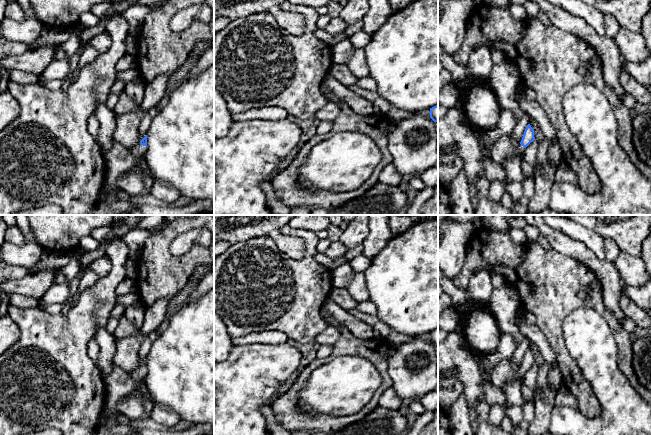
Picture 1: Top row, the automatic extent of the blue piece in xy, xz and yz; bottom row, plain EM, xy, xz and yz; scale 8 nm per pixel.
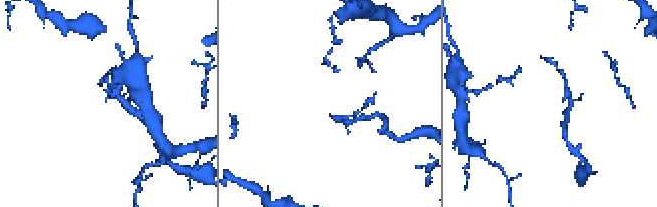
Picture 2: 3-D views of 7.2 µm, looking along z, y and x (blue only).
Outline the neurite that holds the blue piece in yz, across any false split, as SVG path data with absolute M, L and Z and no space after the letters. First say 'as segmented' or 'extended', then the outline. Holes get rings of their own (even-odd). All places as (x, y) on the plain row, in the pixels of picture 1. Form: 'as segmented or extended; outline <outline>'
extended; outline M530 348L526 351L522 364L518 369L517 376L510 379L501 390L504 392L510 406L521 406L523 404L522 384L525 372L535 364L534 354Z

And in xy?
extended; outline M147 359L140 365L140 368L130 373L132 379L139 384L145 384L145 378L147 375Z

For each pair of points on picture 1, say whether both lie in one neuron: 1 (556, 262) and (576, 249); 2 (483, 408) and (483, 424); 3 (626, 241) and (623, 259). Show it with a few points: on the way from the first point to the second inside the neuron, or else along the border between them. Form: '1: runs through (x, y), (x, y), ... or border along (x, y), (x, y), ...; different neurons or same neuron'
1: border along (552, 248), (569, 255), (587, 266); different neurons
2: runs through (483, 412), (483, 420); same neuron
3: border along (620, 249), (640, 257); different neurons

